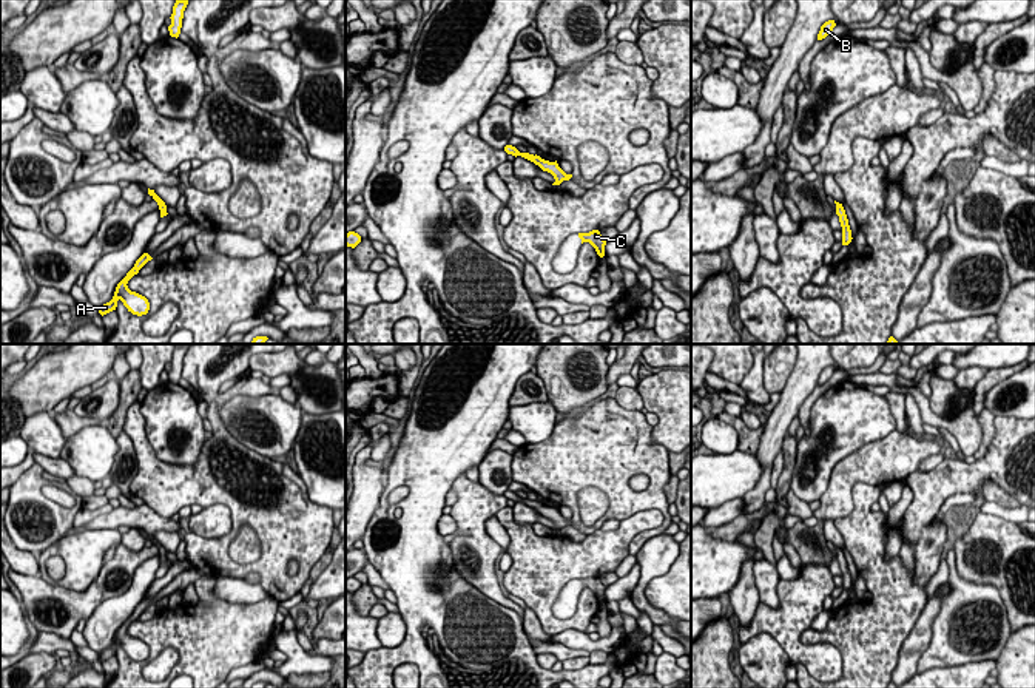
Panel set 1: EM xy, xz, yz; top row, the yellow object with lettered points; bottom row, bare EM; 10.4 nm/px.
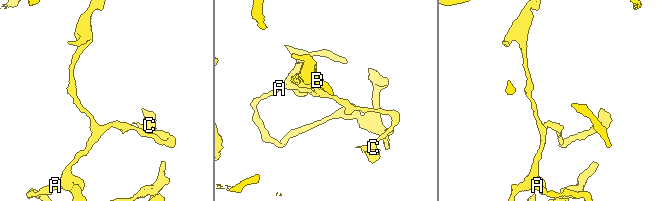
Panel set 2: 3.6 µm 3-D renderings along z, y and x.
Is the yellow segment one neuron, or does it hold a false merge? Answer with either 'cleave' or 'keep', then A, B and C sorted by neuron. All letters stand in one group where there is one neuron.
cleave; A C / B

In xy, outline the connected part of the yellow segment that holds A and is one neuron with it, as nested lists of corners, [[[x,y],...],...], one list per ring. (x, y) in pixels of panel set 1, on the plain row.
[[[143,599],[134,609],[134,612],[126,619],[126,622],[117,629],[114,642],[110,648],[99,653],[99,659],[103,662],[117,653],[117,646],[120,645],[123,651],[131,657],[133,660],[142,662],[147,660],[150,656],[150,648],[145,642],[131,637],[128,634],[128,626],[139,619],[139,615],[153,603],[148,599]]]

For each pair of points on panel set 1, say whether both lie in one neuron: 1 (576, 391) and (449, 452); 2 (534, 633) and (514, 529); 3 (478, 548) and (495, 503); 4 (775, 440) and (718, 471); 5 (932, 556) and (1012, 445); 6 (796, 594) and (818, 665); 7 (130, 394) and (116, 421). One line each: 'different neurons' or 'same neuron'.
1: different neurons
2: different neurons
3: same neuron
4: different neurons
5: same neuron
6: same neuron
7: same neuron

